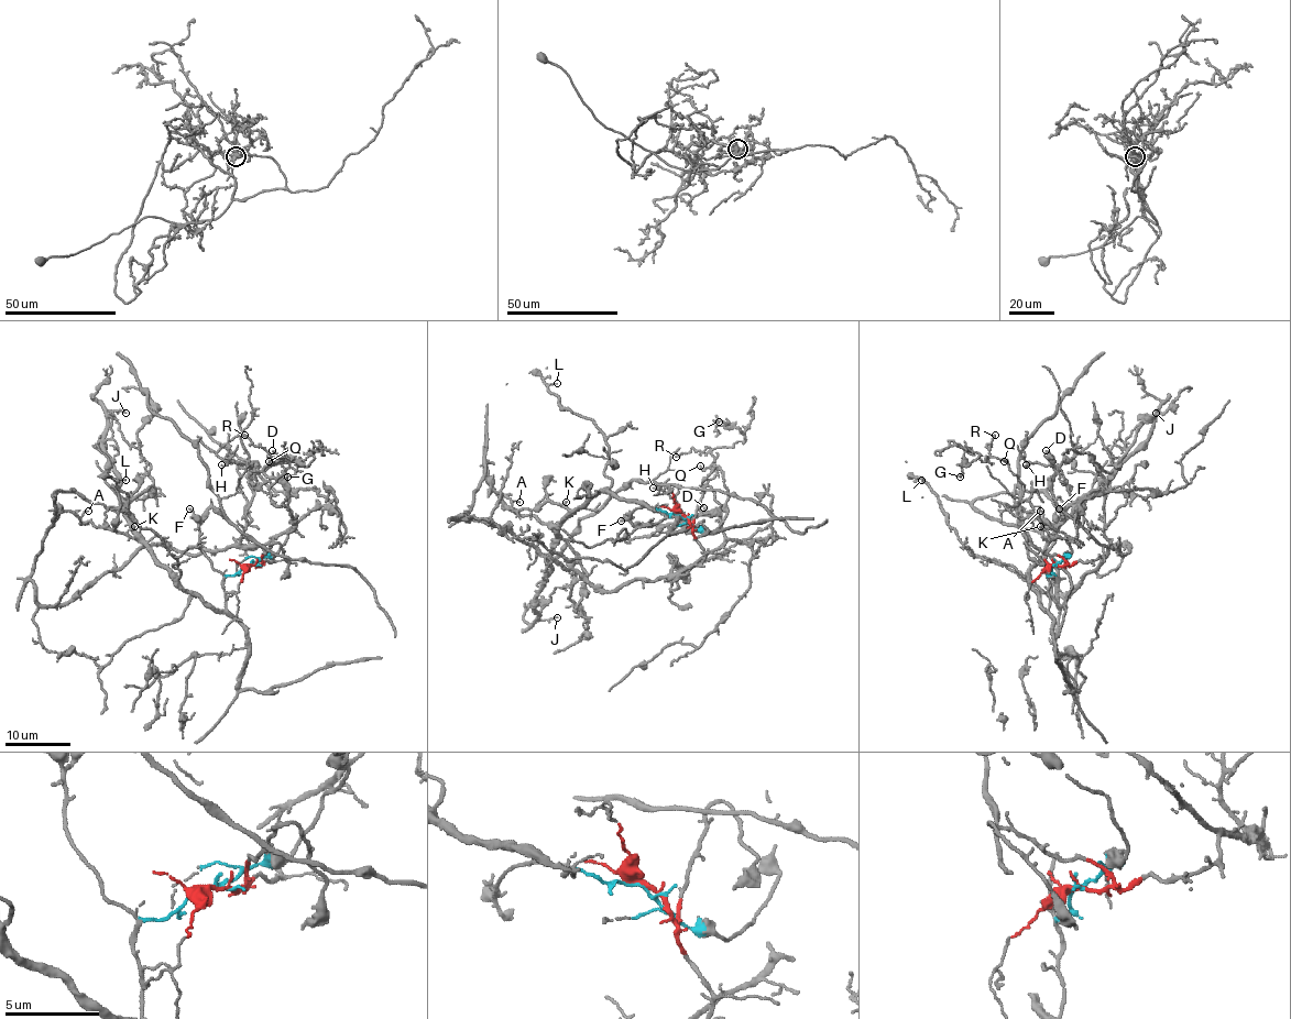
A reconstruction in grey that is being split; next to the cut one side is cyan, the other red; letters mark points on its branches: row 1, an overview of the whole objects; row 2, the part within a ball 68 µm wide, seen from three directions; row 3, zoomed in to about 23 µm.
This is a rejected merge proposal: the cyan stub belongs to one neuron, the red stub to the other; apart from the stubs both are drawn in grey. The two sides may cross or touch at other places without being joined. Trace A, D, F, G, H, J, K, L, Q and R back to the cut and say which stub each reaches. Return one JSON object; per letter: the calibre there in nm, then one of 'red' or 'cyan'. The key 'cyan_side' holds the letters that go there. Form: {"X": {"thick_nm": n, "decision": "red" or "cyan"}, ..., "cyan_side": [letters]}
{"A": {"thick_nm": 110, "decision": "cyan"}, "D": {"thick_nm": 110, "decision": "red"}, "F": {"thick_nm": 110, "decision": "cyan"}, "G": {"thick_nm": 100, "decision": "cyan"}, "H": {"thick_nm": 120, "decision": "red"}, "J": {"thick_nm": 120, "decision": "cyan"}, "K": {"thick_nm": 120, "decision": "cyan"}, "L": {"thick_nm": 90, "decision": "cyan"}, "Q": {"thick_nm": 150, "decision": "cyan"}, "R": {"thick_nm": 140, "decision": "cyan"}, "cyan_side": ["A", "F", "G", "J", "K", "L", "Q", "R"]}

